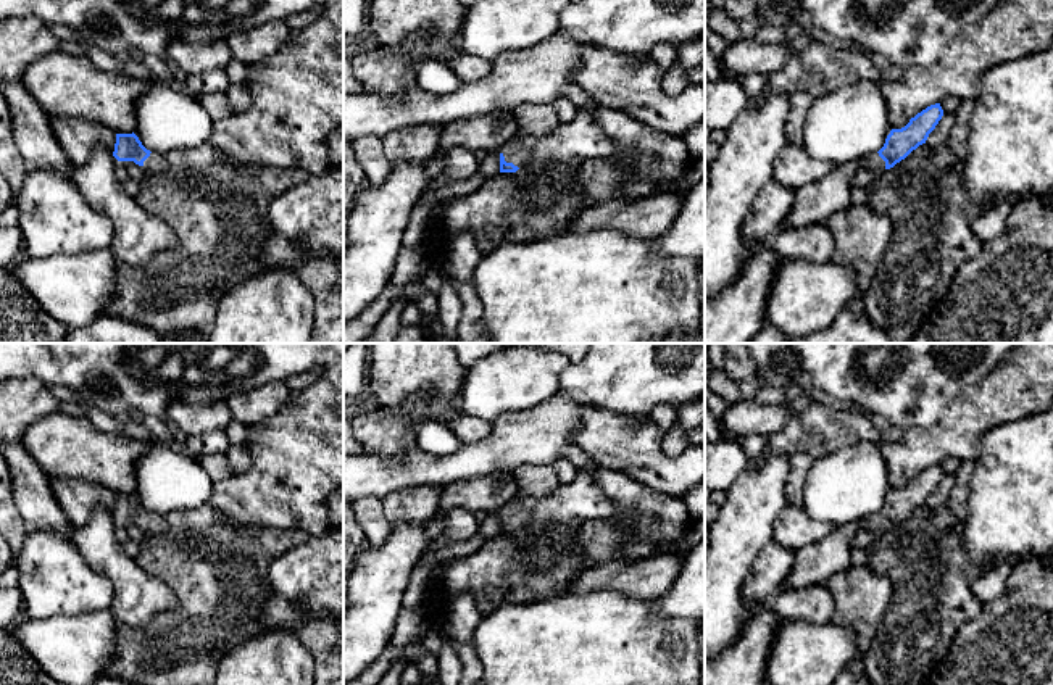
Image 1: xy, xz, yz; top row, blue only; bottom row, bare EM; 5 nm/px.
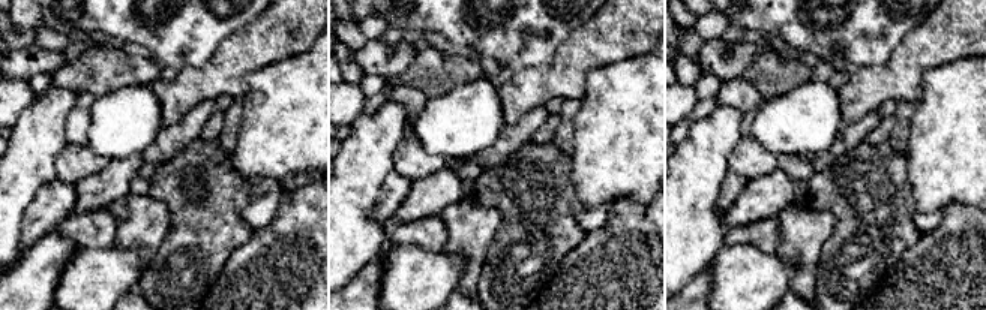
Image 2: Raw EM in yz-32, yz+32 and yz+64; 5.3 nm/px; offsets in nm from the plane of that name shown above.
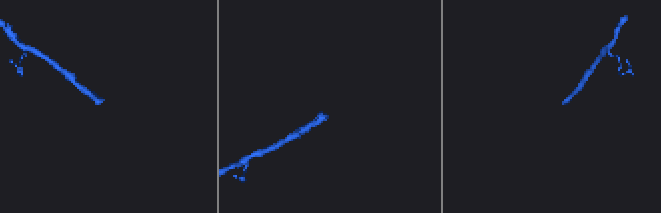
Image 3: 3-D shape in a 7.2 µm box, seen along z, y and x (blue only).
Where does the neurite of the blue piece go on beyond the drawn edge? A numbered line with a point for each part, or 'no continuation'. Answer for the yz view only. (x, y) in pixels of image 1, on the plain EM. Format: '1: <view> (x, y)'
1: yz (874, 524)

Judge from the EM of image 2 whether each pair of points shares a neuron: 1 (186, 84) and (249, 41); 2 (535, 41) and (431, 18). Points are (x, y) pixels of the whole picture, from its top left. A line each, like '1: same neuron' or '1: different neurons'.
1: same neuron
2: same neuron

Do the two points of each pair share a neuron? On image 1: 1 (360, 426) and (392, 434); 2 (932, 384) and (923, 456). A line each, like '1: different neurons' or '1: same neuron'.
1: same neuron
2: different neurons

